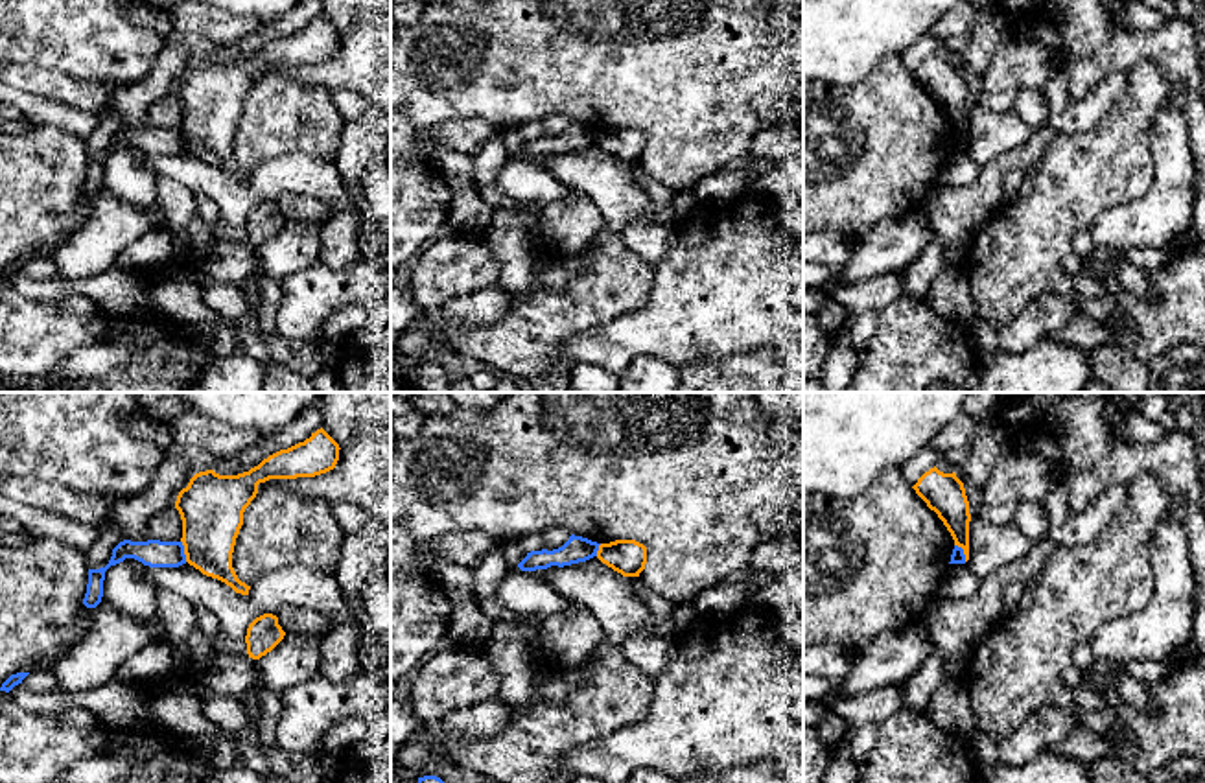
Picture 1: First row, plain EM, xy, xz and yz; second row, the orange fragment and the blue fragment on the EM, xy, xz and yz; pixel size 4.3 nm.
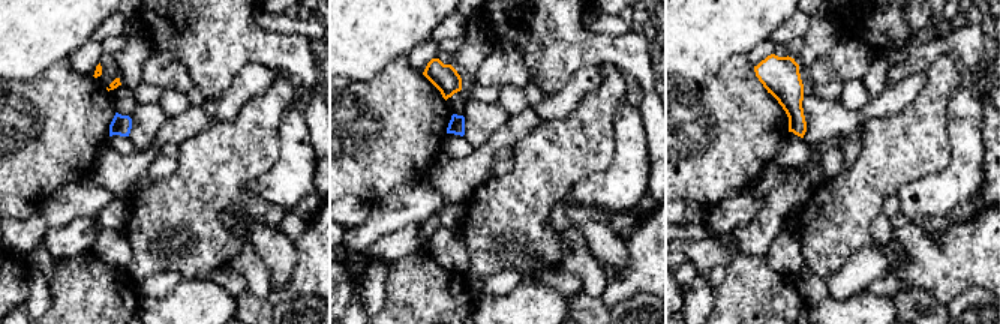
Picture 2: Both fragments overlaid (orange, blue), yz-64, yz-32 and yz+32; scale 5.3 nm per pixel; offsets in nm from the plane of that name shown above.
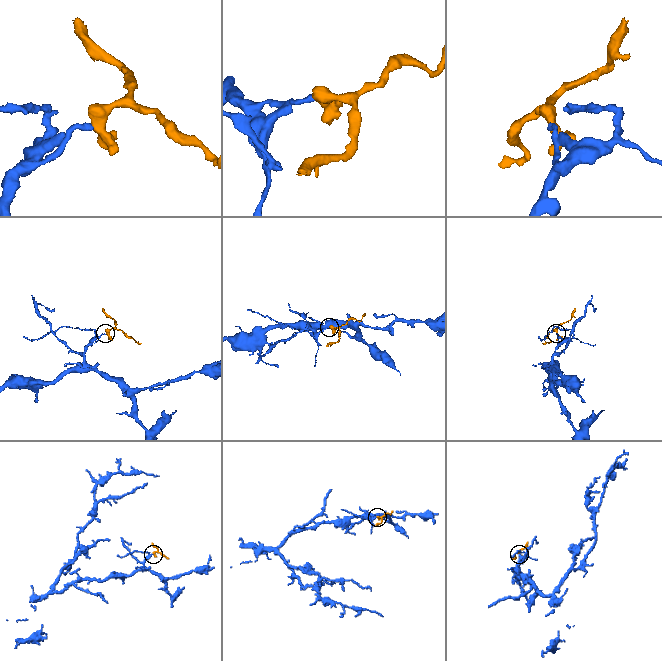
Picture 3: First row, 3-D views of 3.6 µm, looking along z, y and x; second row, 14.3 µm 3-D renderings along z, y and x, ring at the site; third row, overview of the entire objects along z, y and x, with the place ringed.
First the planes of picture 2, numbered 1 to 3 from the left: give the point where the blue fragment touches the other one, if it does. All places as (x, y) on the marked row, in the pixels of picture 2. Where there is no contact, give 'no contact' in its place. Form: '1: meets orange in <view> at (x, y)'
1: no contact
2: no contact
3: no contact

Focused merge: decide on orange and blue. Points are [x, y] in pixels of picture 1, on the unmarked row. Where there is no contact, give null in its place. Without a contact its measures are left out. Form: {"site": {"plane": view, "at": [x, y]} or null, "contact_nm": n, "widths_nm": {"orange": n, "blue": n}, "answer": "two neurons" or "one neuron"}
{"site": {"plane": "xy", "at": [185, 139]}, "contact_nm": 100, "widths_nm": {"orange": 280, "blue": 120}, "answer": "two neurons"}

